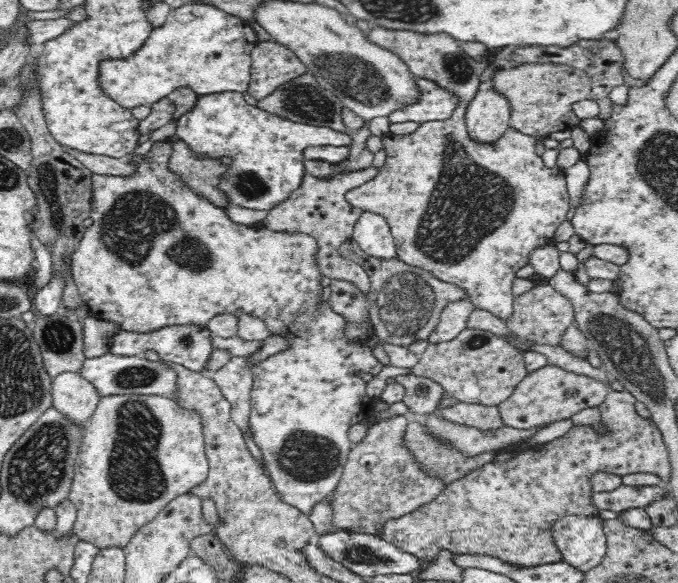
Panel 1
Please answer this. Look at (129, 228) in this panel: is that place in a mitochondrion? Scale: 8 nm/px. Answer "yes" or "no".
yes

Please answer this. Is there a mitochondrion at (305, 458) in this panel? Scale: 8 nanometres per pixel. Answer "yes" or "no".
yes

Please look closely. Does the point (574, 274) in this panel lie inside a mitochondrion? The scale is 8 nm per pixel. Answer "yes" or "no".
no

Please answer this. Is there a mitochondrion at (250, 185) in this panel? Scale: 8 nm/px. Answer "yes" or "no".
yes

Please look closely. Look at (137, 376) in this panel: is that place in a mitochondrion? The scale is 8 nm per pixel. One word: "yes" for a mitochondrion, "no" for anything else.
yes

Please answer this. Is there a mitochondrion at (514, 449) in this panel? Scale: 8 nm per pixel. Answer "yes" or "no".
no

